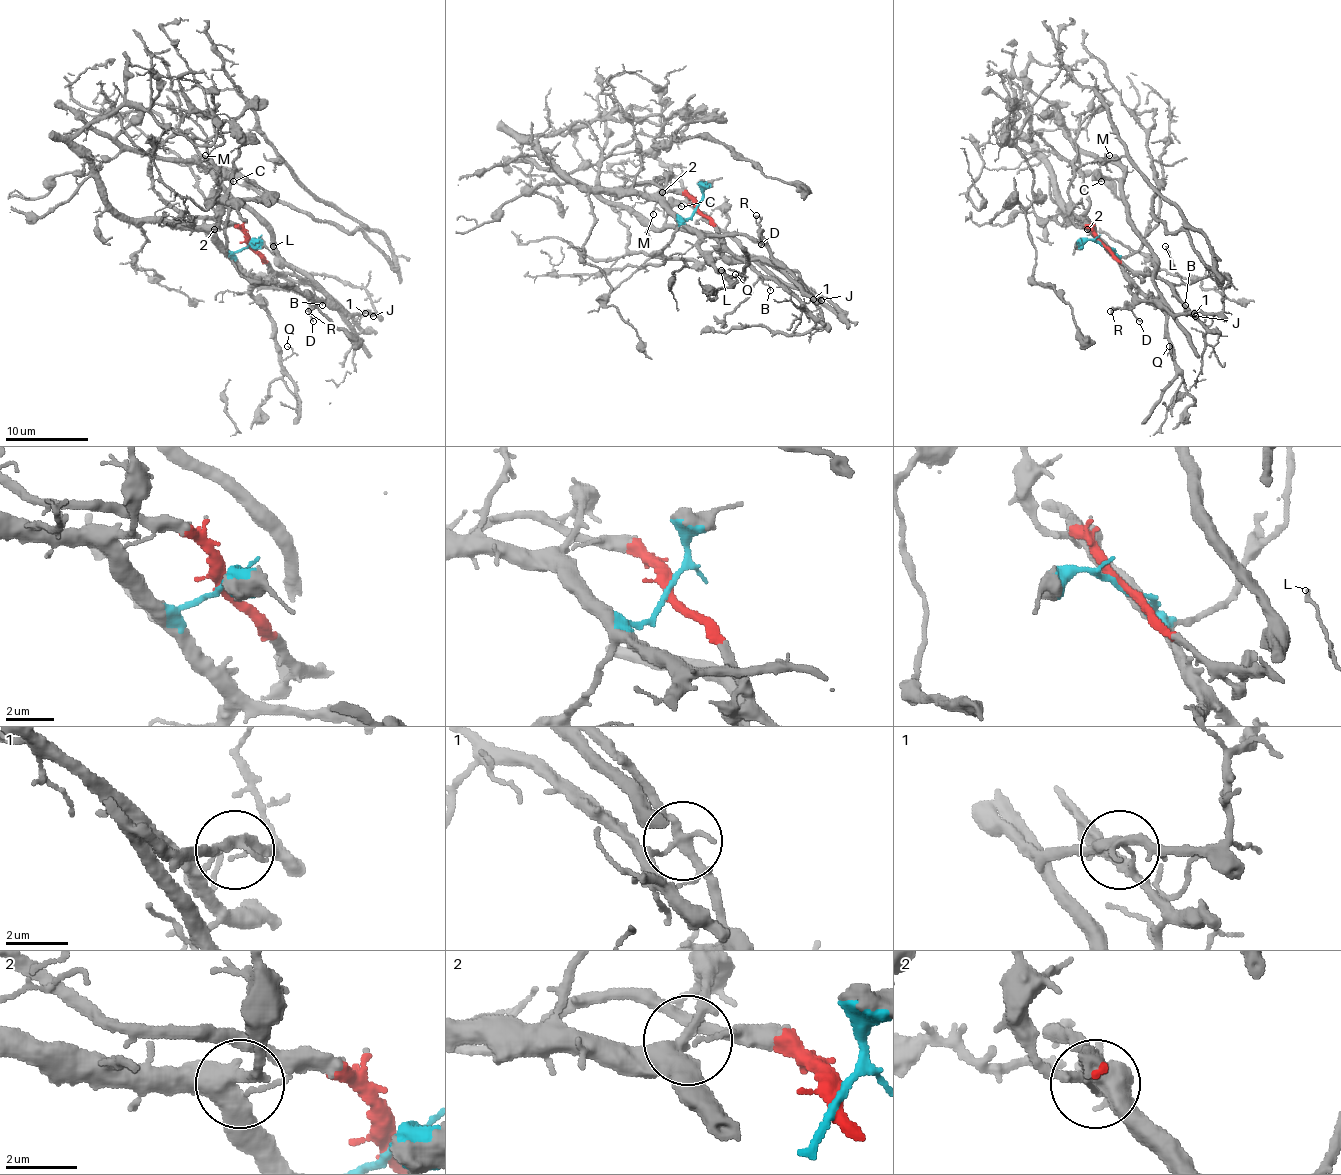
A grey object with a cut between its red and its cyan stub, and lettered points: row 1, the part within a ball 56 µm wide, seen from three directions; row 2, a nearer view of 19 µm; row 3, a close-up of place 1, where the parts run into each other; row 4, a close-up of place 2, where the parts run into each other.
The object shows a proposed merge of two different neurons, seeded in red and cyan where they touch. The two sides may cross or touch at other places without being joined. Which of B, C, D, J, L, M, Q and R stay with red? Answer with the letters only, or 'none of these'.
B, C, J, L

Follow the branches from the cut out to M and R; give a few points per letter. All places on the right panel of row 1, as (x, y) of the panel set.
M: (1102, 245), (1114, 252), (1073, 221), (1069, 182), (1079, 167), (1110, 155)
R: (1102, 245), (1116, 254), (1116, 260), (1135, 295), (1122, 307), (1110, 311)

